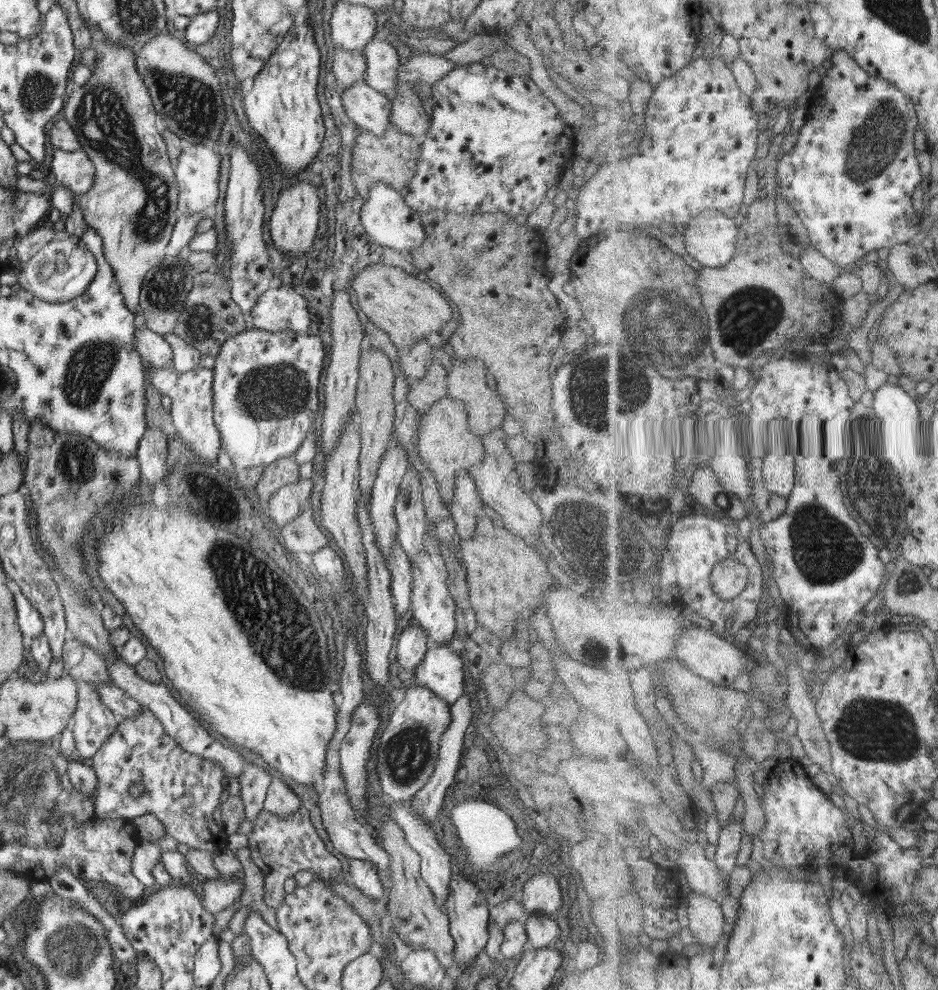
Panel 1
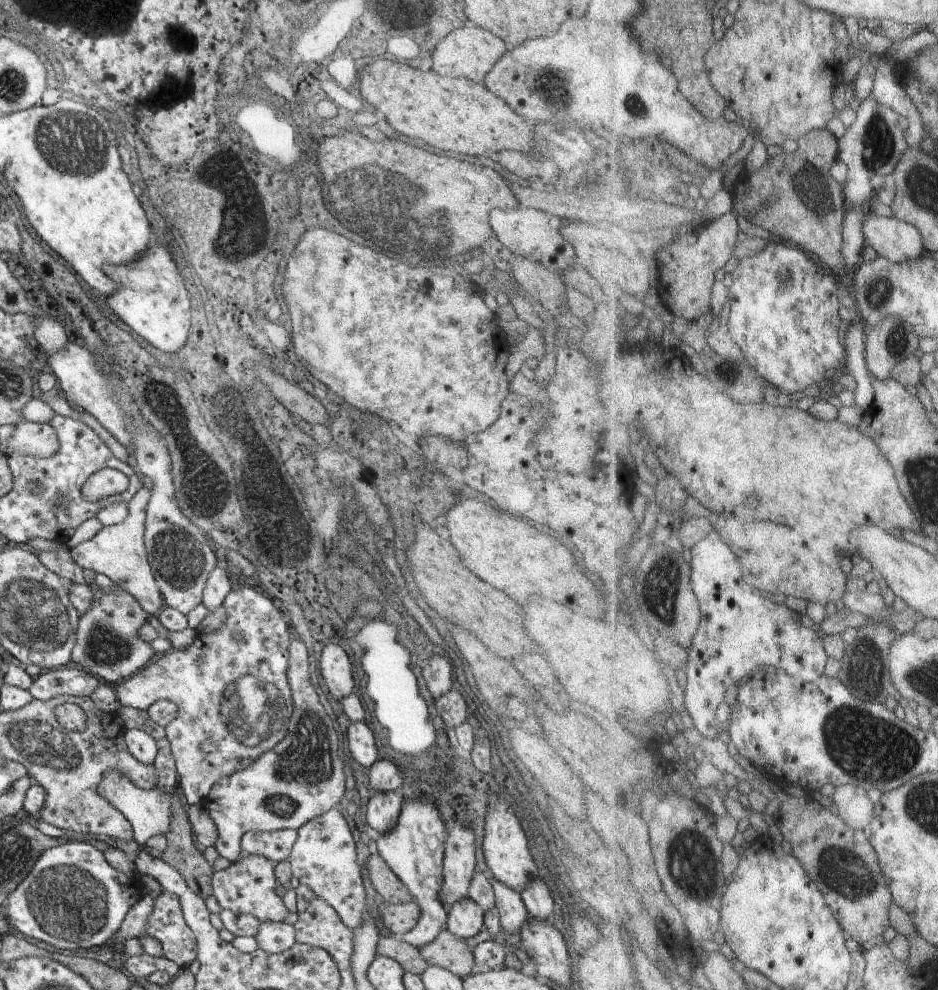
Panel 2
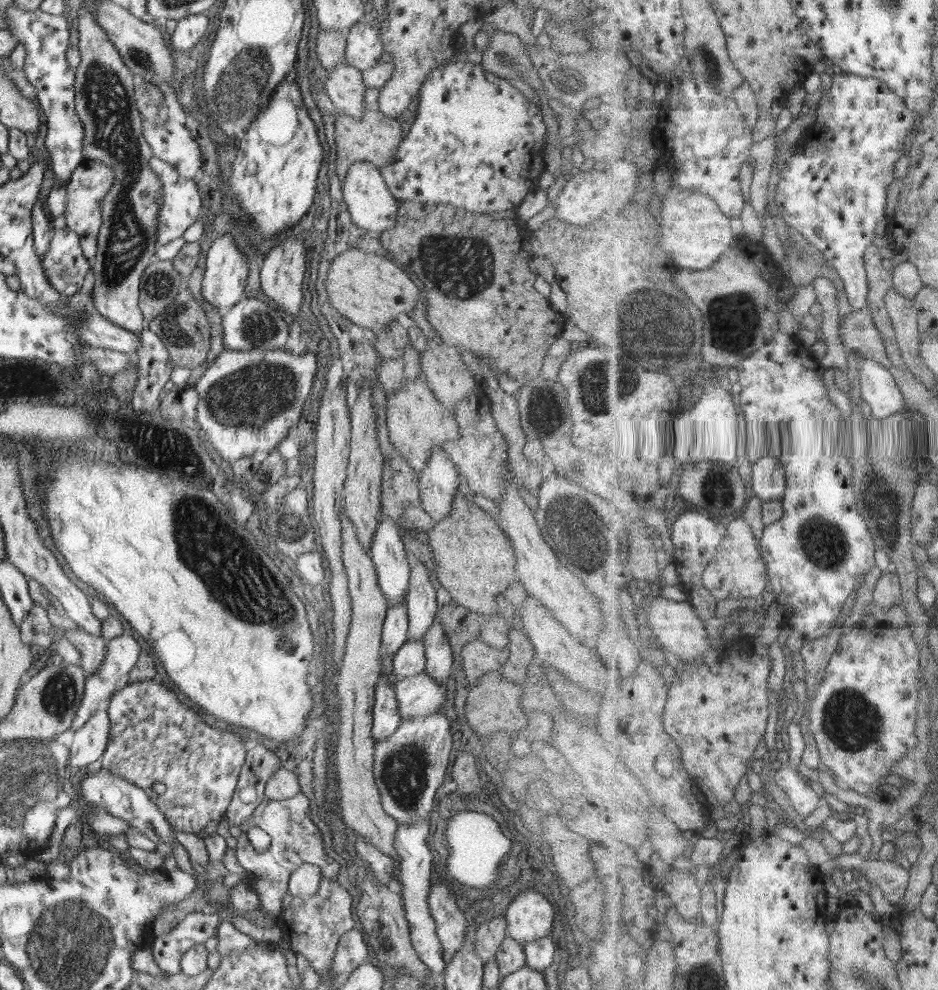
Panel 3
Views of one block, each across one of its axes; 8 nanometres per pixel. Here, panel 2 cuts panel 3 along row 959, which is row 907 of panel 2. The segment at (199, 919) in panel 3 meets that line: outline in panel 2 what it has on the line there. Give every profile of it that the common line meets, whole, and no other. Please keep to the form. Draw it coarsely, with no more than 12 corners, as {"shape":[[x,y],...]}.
{"shape":[[176,894],[154,901],[145,934],[180,967],[197,960],[198,945]]}

